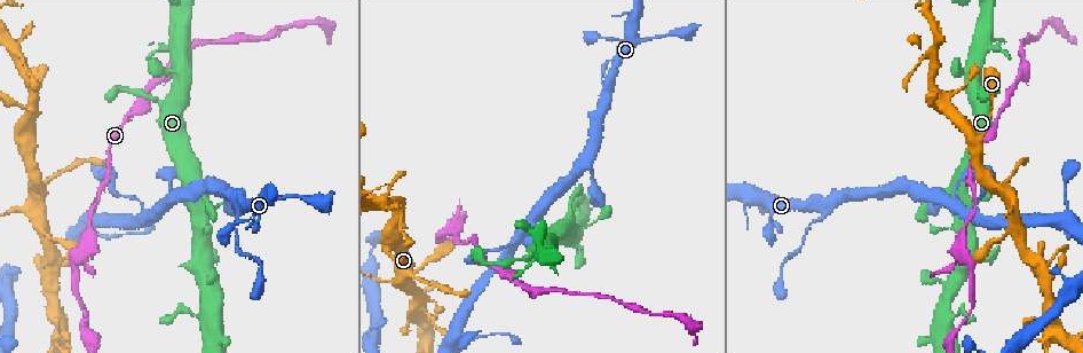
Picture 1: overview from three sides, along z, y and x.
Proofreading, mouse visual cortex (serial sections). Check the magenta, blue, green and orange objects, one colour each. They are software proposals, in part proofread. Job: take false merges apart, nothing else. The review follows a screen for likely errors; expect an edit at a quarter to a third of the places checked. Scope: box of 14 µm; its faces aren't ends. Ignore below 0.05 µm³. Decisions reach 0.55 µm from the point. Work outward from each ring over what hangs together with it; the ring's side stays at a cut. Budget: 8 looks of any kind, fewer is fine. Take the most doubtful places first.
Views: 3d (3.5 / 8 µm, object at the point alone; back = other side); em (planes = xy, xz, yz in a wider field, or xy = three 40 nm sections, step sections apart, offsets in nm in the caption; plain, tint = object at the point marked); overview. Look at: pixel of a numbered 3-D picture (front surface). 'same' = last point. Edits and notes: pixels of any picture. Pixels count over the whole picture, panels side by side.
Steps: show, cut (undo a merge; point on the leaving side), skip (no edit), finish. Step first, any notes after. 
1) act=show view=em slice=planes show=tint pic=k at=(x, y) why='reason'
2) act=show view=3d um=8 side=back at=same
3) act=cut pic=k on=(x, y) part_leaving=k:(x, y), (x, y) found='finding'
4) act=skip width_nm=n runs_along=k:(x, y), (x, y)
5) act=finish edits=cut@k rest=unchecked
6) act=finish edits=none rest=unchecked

act=show view=3d um=3.5 side=back pic=1 at=(499, 272) why='a narrow waist'

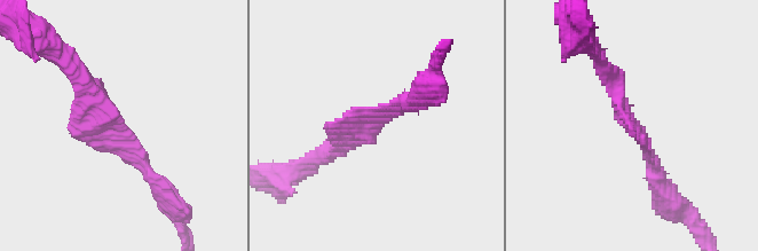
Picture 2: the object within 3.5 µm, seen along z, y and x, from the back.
act=show view=em slice=xy step=3 show=tint pic=2 at=(641, 137)

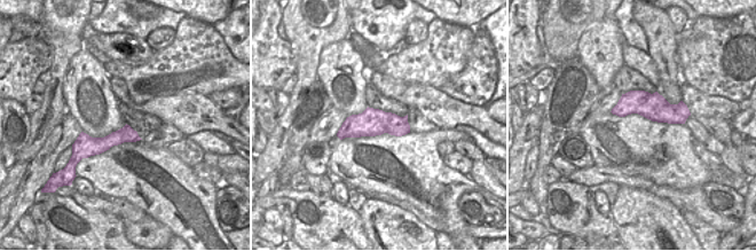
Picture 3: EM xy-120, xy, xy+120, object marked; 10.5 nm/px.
act=skip runs_along=3:(135, 136), (79, 143) found='all the same cell'

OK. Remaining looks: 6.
act=show view=3d um=3.5 side=back pic=1 at=(235, 219) why='calibre changes'

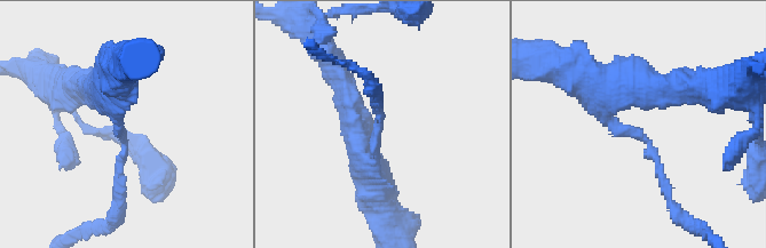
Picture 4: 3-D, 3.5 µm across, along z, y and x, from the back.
act=skip arm_widths_nm=150,350 found='all the same cell'

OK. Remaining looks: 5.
act=show view=3d um=3.5 side=back pic=1 at=(960, 247) why='abrupt turn'

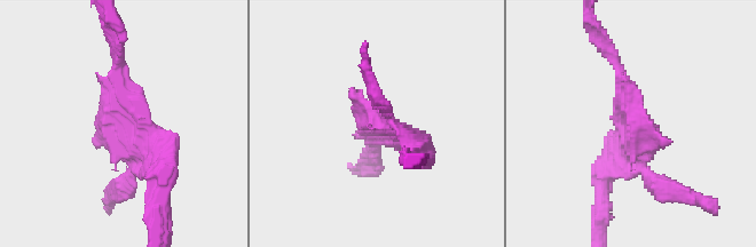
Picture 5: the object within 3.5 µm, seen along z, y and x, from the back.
act=show view=em slice=planes show=tint pic=5 at=(634, 134)

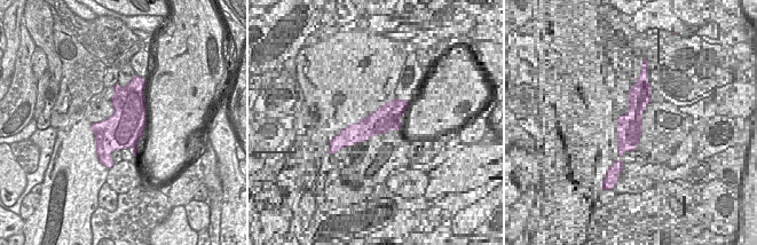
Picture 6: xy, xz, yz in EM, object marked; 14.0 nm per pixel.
act=skip runs_along=5:(117, 65), (117, 125), (158, 184) found='one cell here'

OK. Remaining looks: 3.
act=finish edits=none rest=unchecked

